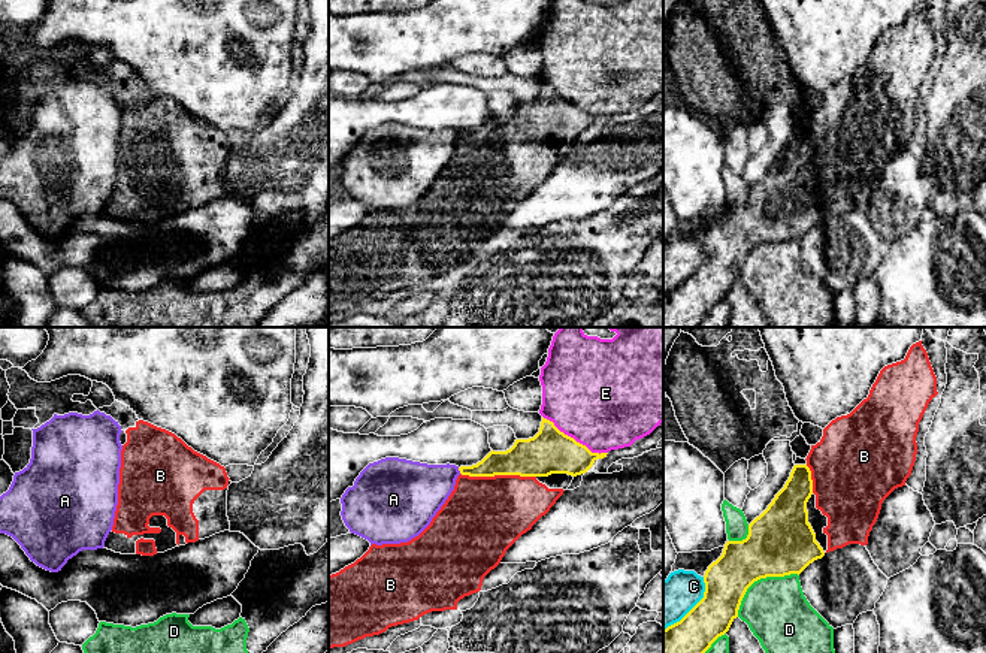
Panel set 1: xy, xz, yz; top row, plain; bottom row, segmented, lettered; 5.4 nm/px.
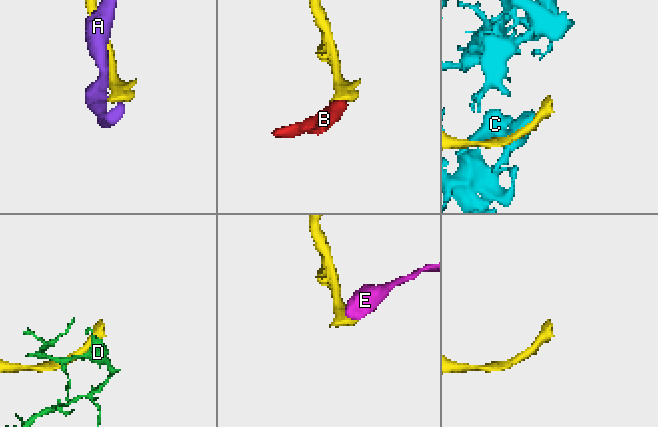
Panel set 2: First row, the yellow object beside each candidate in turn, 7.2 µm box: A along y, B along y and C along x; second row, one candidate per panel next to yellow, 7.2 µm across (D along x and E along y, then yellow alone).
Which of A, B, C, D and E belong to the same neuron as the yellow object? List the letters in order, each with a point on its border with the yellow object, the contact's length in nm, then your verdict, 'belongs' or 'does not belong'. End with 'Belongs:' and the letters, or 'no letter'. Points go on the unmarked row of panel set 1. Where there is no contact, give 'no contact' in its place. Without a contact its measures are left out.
A: xz (459, 135) | 40 nm | does not belong
B: xz (498, 139) | 400 nm | belongs
C: yz (693, 272) | 360 nm | does not belong
D: yz (759, 244) | 400 nm | does not belong
E: xz (574, 105) | 400 nm | does not belong
Belongs: B

